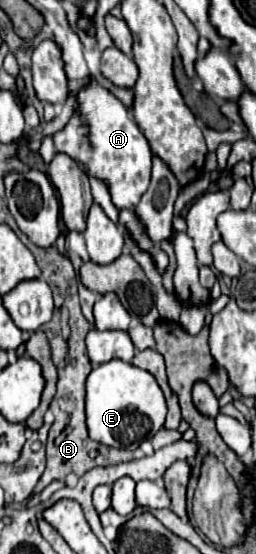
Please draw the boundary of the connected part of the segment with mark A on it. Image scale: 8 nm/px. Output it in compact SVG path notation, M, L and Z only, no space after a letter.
M94 75L88 85L80 89L78 109L68 125L54 135L54 145L56 151L70 155L88 169L92 177L100 179L108 187L112 203L118 209L134 209L150 185L152 151L148 139L134 123L128 107Z

